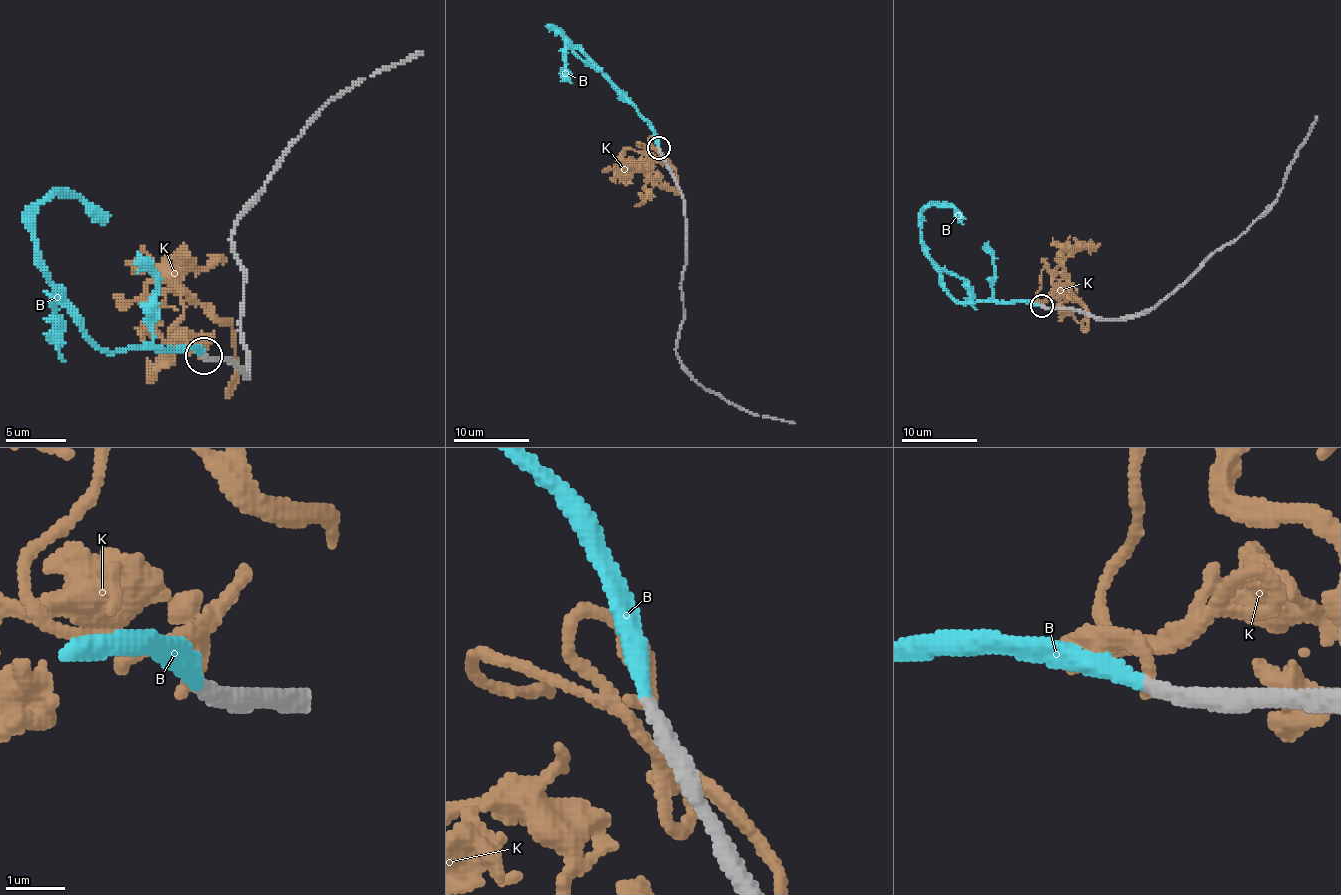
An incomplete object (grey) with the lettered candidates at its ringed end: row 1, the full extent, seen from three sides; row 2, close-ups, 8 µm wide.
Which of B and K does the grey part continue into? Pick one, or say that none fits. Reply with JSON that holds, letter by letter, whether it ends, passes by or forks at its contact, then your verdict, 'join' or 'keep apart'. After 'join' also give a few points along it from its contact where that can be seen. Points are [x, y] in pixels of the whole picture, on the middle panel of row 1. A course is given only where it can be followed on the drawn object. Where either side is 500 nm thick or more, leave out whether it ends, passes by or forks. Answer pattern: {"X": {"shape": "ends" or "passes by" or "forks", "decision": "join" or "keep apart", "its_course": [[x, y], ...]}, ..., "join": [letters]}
{"B": {"shape": "ends", "decision": "join", "its_course": [[659, 147], [653, 126], [609, 79], [553, 26], [579, 56], [600, 71]]}, "K": {"shape": "ends", "decision": "keep apart"}, "join": ["B"]}

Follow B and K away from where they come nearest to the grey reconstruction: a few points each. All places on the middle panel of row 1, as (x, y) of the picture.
B: (659, 147), (653, 126), (609, 79), (553, 26), (579, 56), (600, 71)
K: (659, 149), (642, 143), (638, 151), (625, 149), (623, 166), (632, 158), (645, 175), (645, 196), (634, 206)

